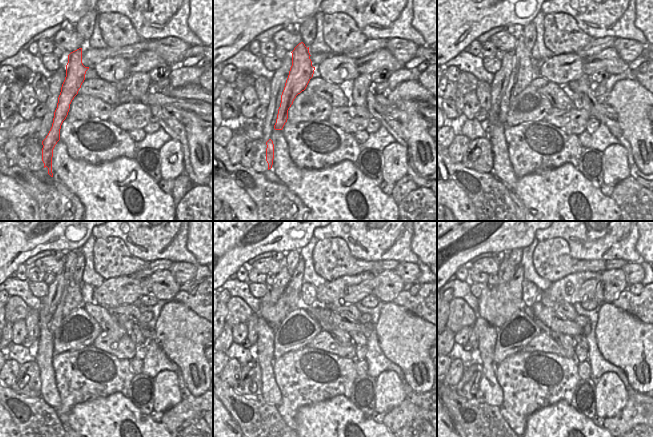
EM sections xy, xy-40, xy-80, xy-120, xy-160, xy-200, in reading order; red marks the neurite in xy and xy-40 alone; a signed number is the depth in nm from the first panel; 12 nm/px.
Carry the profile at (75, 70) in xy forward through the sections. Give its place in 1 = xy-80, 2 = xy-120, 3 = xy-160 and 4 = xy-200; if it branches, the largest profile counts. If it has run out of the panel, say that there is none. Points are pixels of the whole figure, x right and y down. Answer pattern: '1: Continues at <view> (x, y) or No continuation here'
1: Continues at xy-80 (524, 71)
2: Continues at xy-120 (71, 298)
3: Continues at xy-160 (292, 258)
4: Continues at xy-200 (514, 256).

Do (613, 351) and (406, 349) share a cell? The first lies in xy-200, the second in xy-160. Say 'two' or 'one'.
one

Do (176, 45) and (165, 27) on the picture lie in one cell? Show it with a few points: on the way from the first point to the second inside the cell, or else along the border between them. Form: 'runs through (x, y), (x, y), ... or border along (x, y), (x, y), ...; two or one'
border along (147, 39), (173, 36), (190, 45); two

